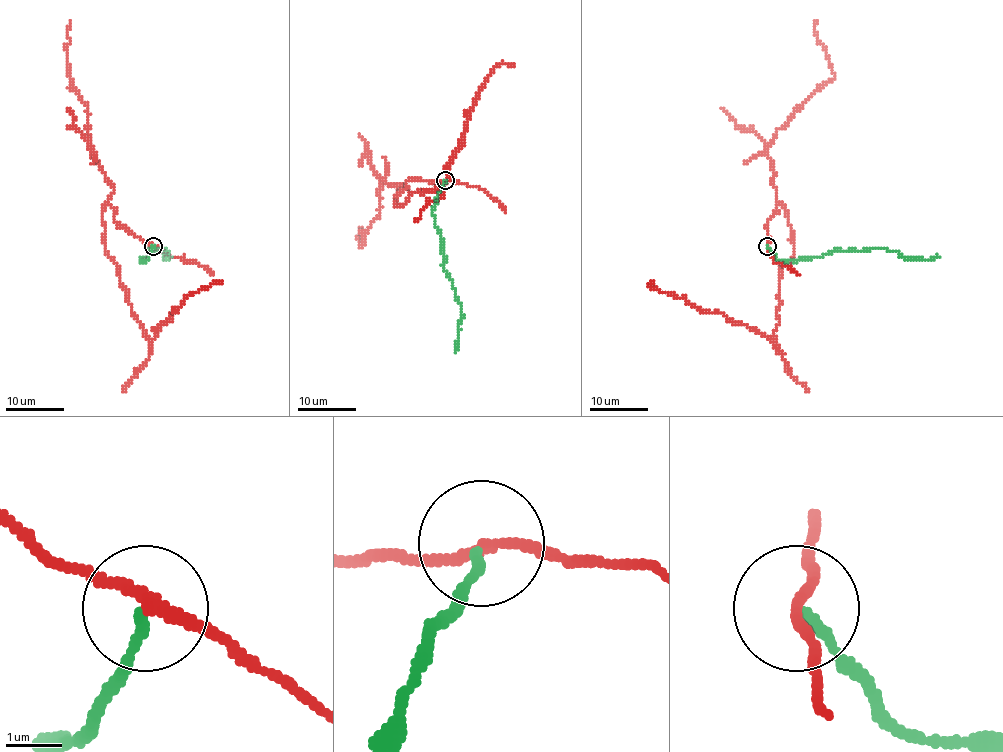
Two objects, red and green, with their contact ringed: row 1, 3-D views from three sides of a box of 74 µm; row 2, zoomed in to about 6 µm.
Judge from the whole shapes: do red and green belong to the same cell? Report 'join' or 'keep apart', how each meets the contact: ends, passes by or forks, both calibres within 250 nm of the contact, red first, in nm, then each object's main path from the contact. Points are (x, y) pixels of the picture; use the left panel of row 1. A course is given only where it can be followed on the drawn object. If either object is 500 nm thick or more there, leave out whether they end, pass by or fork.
keep apart | red passes by | green ends | 190/170 nm | red via (154, 246), (114, 221), (108, 204), (104, 208), (105, 252), (149, 340), (186, 297), (222, 280) | green via (154, 246), (152, 253), (141, 259), (160, 249), (168, 250), (168, 258), (164, 256)

